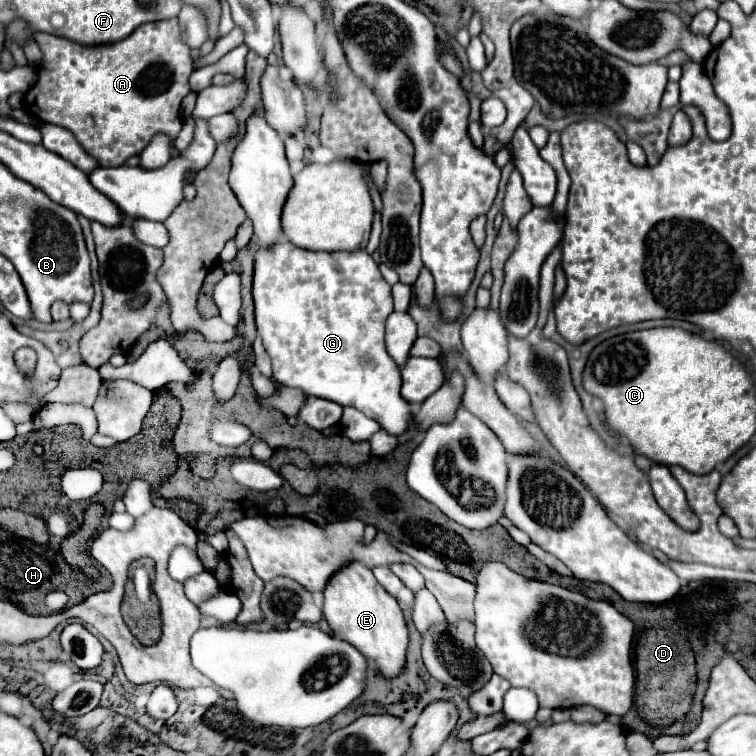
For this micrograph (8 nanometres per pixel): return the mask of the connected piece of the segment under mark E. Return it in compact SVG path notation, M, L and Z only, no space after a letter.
M348 562L334 572L324 590L324 618L336 636L356 646L384 676L396 676L406 662L408 628L392 594L386 594L364 562Z

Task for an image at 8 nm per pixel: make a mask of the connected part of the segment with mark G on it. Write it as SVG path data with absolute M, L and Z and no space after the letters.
M282 240L282 242L278 242L278 246L270 246L270 250L260 248L258 254L254 256L252 296L254 296L256 330L258 330L258 336L262 338L262 344L266 346L266 352L270 354L276 382L280 382L284 386L290 386L290 388L298 388L306 396L318 396L318 398L326 398L326 400L332 400L332 402L340 402L340 406L354 406L356 410L360 410L362 414L376 420L382 428L386 428L394 436L402 434L408 428L408 424L412 420L412 412L410 412L410 404L400 396L400 384L402 384L400 366L390 358L390 354L384 346L384 326L386 326L384 322L386 322L388 314L394 310L392 308L390 284L382 278L382 274L378 270L378 264L374 264L374 258L370 254L366 254L364 250L358 250L358 252L316 252L316 250L298 248L298 246L290 244L288 240Z

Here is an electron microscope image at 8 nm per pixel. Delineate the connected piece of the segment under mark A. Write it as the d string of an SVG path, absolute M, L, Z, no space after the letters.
M176 18L142 24L128 38L106 46L80 46L72 40L50 36L44 32L36 32L34 38L42 50L42 62L36 68L36 84L24 96L26 110L40 122L56 124L70 130L80 146L90 156L94 156L100 166L122 166L124 160L140 154L156 134L166 134L172 142L176 140L182 128L180 102L190 92L188 76L194 70L190 48L180 40Z

